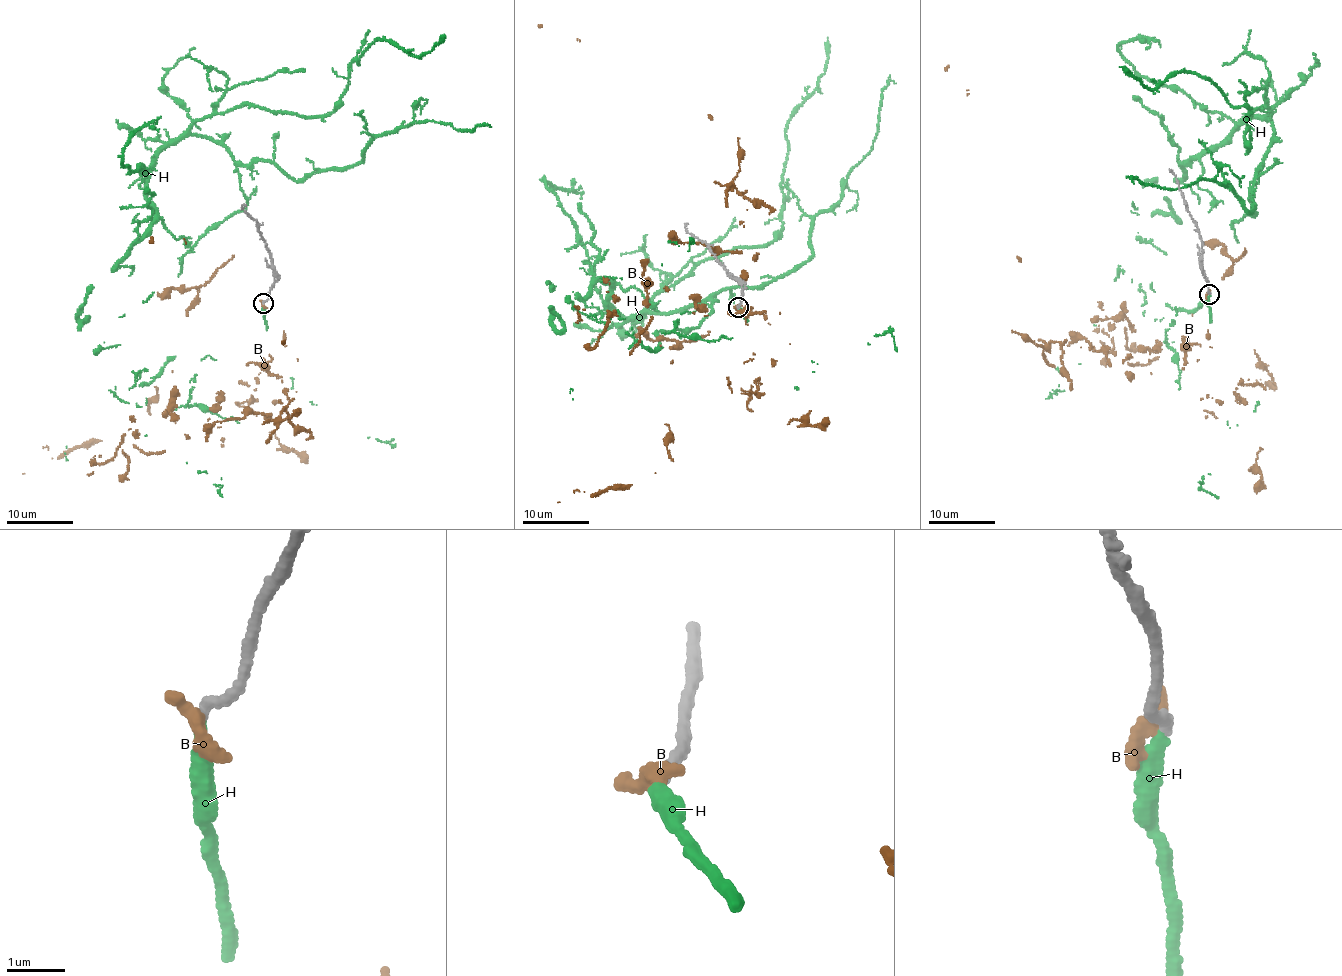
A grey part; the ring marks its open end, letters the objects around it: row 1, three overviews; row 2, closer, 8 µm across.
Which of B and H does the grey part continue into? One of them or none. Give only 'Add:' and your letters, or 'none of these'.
Add: H

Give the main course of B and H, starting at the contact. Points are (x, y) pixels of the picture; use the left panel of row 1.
B: (263, 302), (284, 339), (216, 404), (246, 414), (169, 403), (147, 454), (173, 421), (157, 389), (22, 473)
H: (263, 303), (266, 330), (148, 383), (78, 319), (191, 123), (327, 115), (368, 45), (445, 36)

